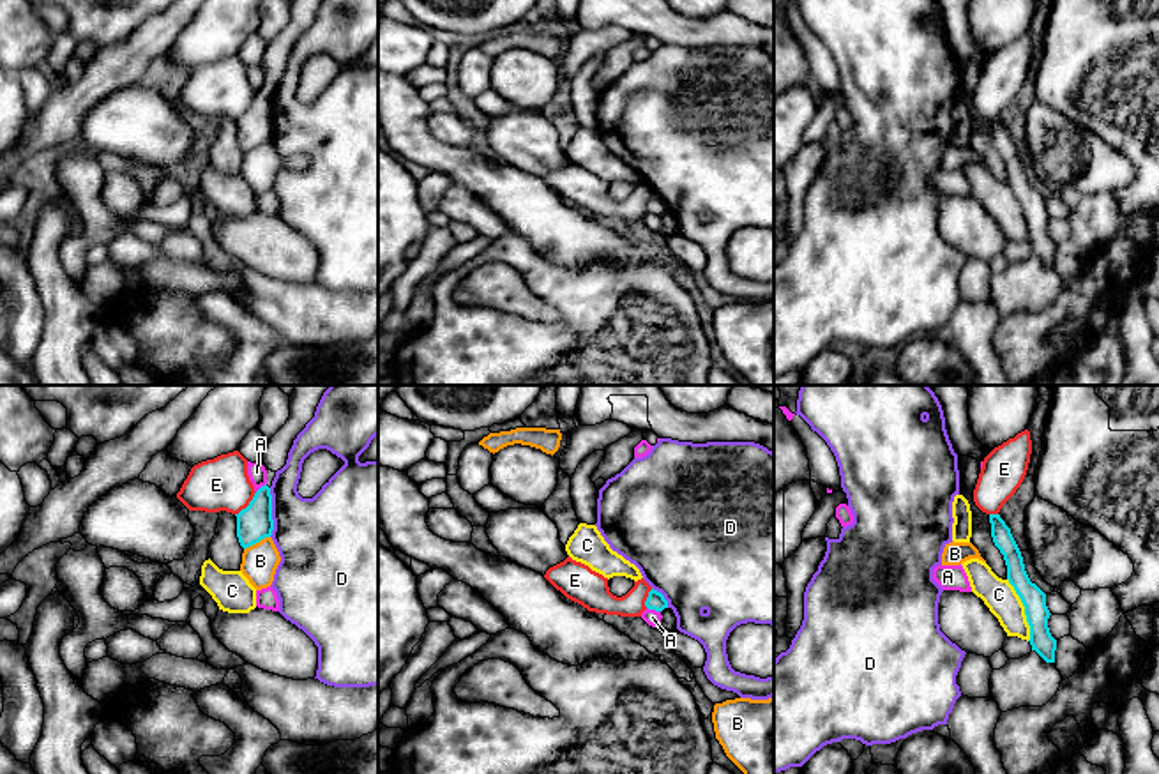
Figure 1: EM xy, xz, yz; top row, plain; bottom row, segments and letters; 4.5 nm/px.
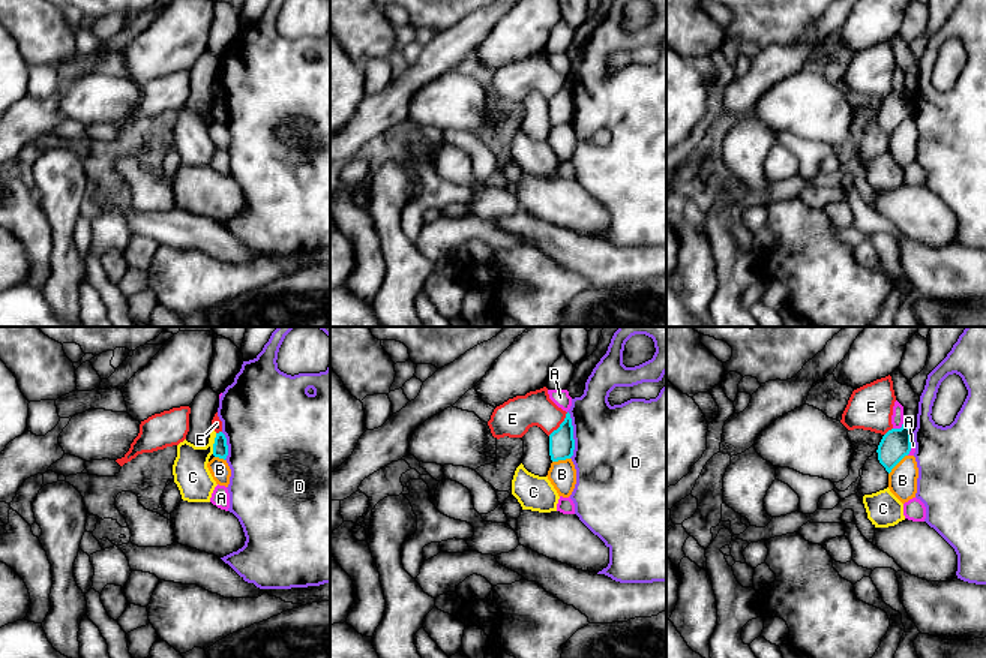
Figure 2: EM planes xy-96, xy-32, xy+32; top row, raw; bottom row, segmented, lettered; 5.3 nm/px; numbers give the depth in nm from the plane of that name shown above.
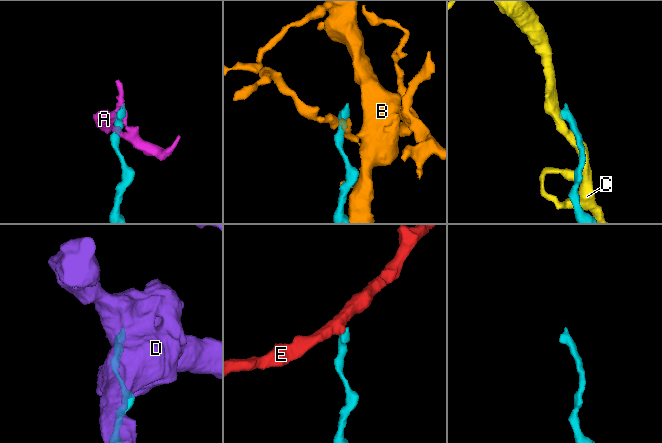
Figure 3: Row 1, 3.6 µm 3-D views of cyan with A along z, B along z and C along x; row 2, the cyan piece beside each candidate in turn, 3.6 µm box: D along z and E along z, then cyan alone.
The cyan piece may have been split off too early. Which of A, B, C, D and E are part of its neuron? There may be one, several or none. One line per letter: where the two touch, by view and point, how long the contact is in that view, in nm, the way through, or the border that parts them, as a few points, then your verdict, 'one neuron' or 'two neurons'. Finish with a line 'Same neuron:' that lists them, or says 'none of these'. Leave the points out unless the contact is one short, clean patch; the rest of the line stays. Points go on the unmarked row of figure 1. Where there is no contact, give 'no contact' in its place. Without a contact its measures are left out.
A: meets cyan in xz at (654, 212); contact 70 nm long; border along xz (647, 211), (659, 216); two neurons
B: meets cyan in xy at (257, 145); contact 140 nm long; two neurons
C: meets cyan in yz at (1025, 214); contact 300 nm long; two neurons
D: meets cyan in xy at (271, 117); contact 220 nm long; border along xy (269, 92), (271, 140); two neurons
E: meets cyan in xy at (249, 108); contact 150 nm long; border along xy (257, 96), (235, 119); two neurons
Same neuron: none of these

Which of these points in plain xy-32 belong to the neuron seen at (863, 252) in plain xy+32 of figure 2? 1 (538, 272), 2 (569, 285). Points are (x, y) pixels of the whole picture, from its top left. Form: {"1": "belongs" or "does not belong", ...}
{"1": "belongs", "2": "belongs"}

